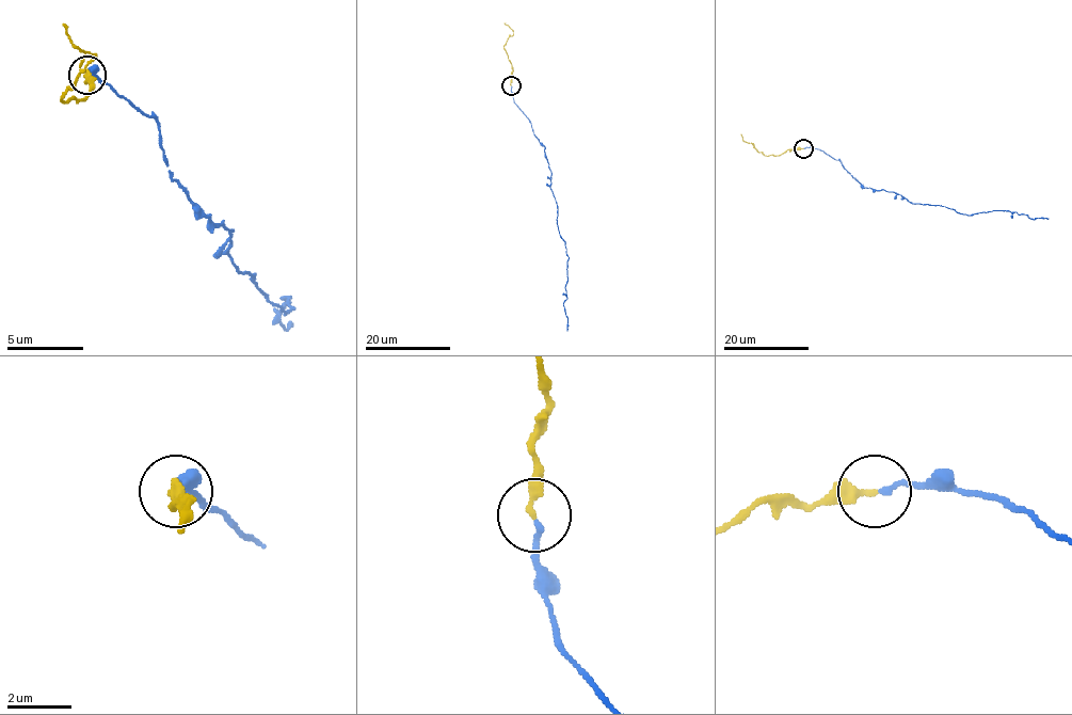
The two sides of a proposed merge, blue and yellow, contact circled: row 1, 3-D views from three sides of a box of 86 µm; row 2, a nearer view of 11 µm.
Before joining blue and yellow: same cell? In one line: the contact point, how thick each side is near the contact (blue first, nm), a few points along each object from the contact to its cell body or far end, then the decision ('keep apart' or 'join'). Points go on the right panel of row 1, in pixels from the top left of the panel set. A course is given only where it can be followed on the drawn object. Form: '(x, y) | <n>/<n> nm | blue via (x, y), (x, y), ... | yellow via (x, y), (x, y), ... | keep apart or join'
(803, 148) | 160/280 nm | blue via (803, 148), (820, 149), (837, 160), (864, 188), (893, 192), (912, 204), (961, 215), (1009, 211), (1048, 220) | yellow via (802, 148), (764, 156), (752, 144), (746, 143), (740, 134) | join

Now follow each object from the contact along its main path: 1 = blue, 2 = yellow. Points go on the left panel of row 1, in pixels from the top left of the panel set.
1: (88, 74), (153, 115), (169, 173), (233, 231), (241, 272), (286, 314), (290, 299), (275, 311), (286, 330)
2: (88, 74), (92, 89), (80, 100), (61, 100), (96, 59), (84, 54), (61, 24)

